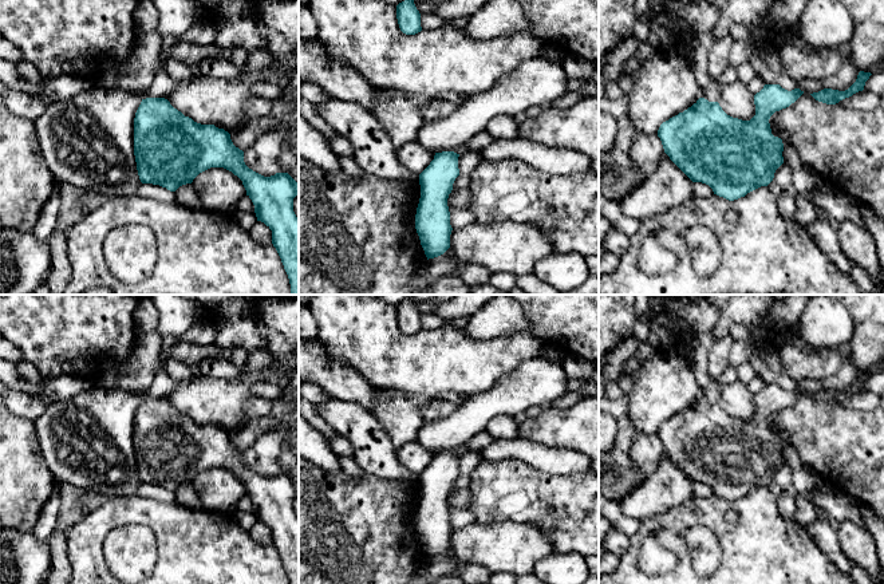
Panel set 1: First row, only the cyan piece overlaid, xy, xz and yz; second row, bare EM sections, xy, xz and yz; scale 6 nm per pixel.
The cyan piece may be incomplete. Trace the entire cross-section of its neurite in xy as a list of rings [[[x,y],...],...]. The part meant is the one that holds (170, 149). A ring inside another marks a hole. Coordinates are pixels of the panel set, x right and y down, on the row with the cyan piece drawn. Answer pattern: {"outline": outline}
{"outline": [[[154,29],[137,35],[134,56],[122,64],[111,67],[98,80],[100,87],[122,90],[141,96],[142,102],[134,118],[134,155],[142,184],[153,184],[175,192],[179,186],[192,184],[202,171],[210,167],[224,167],[237,175],[254,205],[257,221],[272,230],[272,244],[276,248],[291,284],[291,295],[299,295],[299,218],[293,212],[293,198],[299,194],[299,184],[288,173],[264,177],[244,162],[244,151],[236,147],[230,134],[214,125],[201,125],[185,117],[165,98],[150,98],[149,91],[161,67],[162,38]]]}

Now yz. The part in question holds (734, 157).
{"outline": [[[729,0],[719,9],[714,29],[695,33],[688,54],[692,72],[703,91],[691,107],[663,122],[658,130],[664,153],[692,181],[709,185],[729,201],[767,186],[784,163],[782,139],[771,134],[769,119],[802,94],[780,84],[765,84],[754,95],[755,115],[742,121],[727,115],[718,100],[721,80],[707,72],[713,43],[734,23],[761,23],[777,0]]]}

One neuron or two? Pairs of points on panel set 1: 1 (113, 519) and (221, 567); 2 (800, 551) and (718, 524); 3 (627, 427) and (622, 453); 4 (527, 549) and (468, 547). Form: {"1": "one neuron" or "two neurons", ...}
{"1": "one neuron", "2": "one neuron", "3": "one neuron", "4": "one neuron"}

